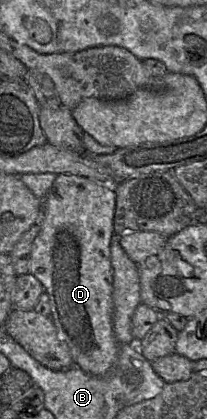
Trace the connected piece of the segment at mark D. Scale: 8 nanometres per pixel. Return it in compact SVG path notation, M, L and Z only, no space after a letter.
M57 174L43 200L41 229L32 244L29 273L41 282L49 296L50 317L59 338L69 348L73 366L91 375L104 375L116 362L121 345L113 330L113 270L110 251L111 239L115 234L115 186L87 177Z

